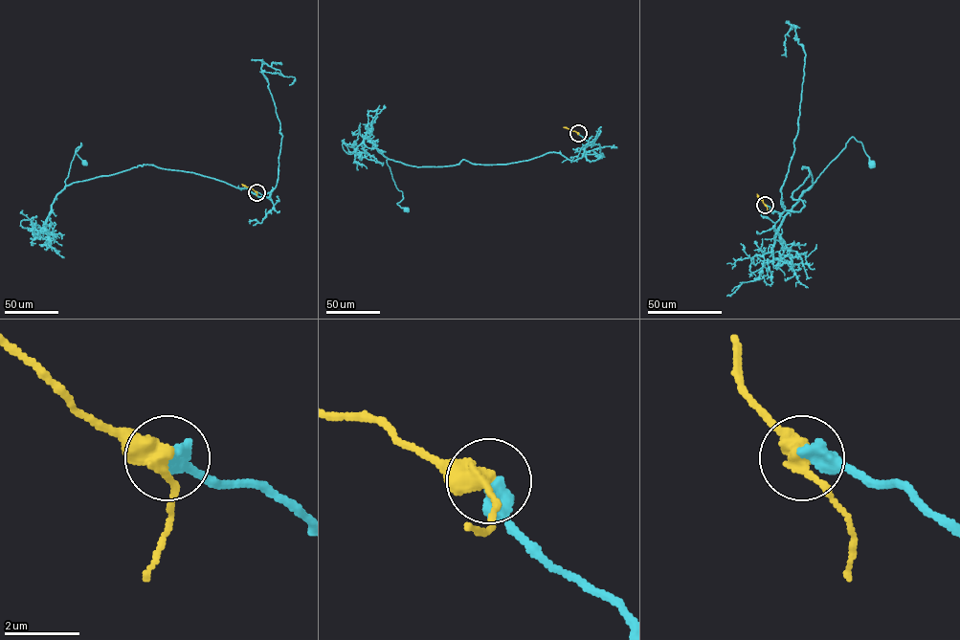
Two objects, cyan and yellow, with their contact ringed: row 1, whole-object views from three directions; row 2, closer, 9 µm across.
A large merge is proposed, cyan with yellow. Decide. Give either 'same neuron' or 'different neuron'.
same neuron

